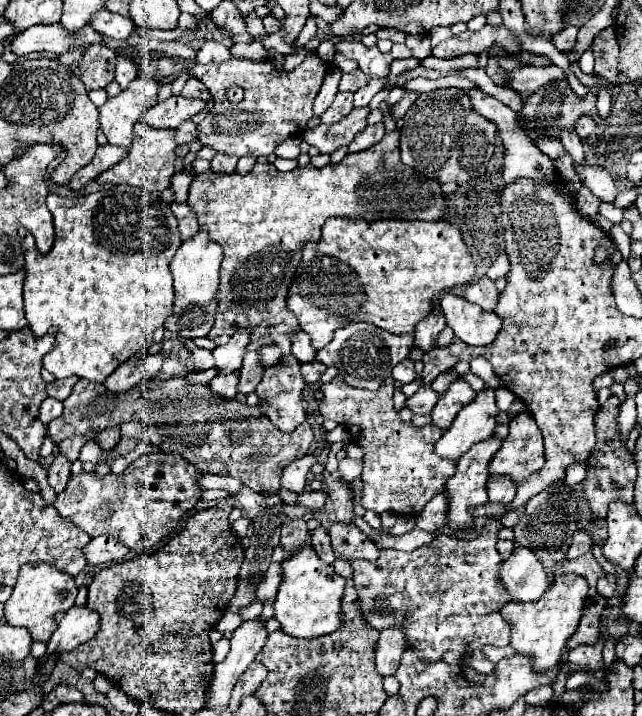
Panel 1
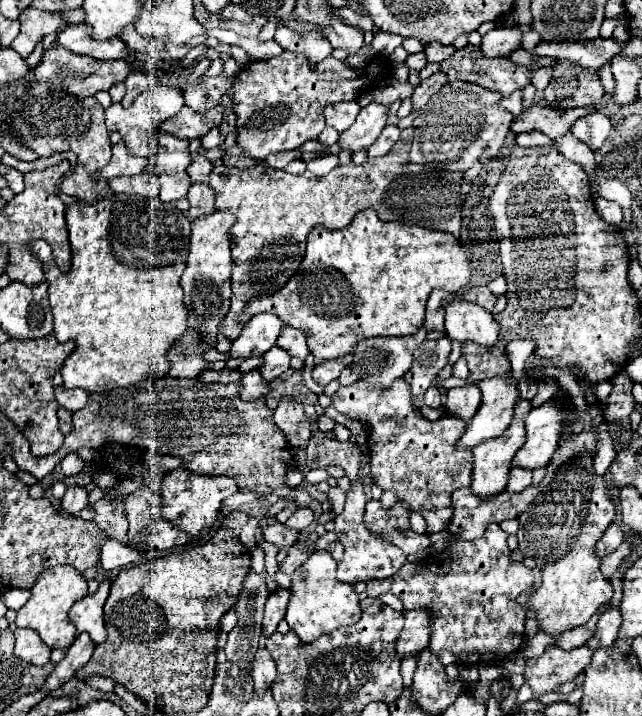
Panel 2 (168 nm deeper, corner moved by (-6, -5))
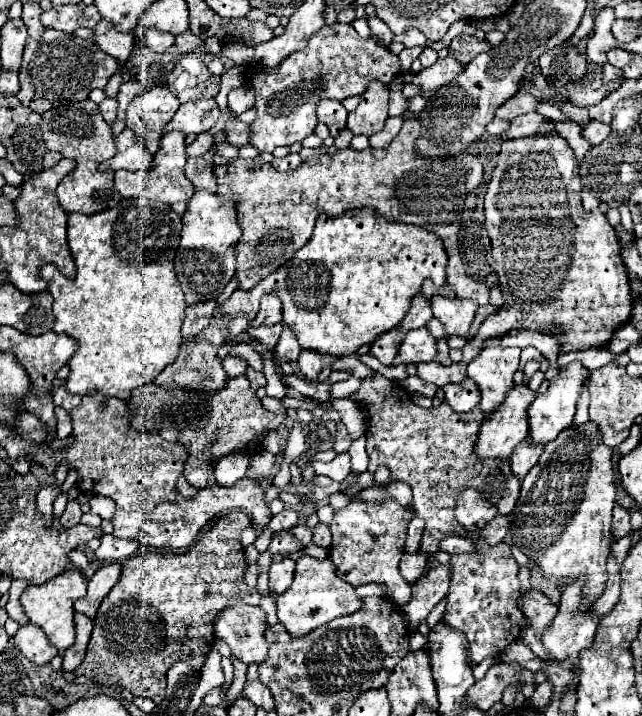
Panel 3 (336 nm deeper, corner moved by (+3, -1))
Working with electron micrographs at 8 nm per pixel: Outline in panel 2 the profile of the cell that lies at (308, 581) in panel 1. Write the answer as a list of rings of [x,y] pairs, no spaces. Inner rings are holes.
[[[312,552],[312,556],[292,574],[292,596],[286,610],[286,622],[298,634],[300,640],[312,642],[318,636],[332,632],[340,626],[350,626],[354,620],[360,620],[360,598],[350,584],[338,582],[336,578],[338,562],[328,556],[328,552]]]

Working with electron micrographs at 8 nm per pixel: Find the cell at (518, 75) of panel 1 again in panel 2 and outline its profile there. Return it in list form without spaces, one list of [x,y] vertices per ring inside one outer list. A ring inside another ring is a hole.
[[[472,44],[456,50],[442,62],[440,70],[448,74],[448,80],[468,80],[506,96],[530,84],[530,70],[526,66],[518,66],[508,58],[486,58],[480,46]]]

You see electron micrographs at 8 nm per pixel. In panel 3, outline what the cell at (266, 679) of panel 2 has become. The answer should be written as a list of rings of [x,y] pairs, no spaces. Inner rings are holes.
[[[235,604],[231,608],[225,608],[215,618],[215,636],[225,640],[233,652],[235,658],[239,658],[245,664],[261,664],[267,658],[267,642],[263,638],[265,632],[265,614],[259,606],[247,606],[247,604]]]

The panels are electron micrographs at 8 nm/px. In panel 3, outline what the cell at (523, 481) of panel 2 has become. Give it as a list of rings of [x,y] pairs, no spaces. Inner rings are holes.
[[[525,438],[523,442],[517,444],[515,452],[513,452],[511,458],[509,458],[509,462],[511,462],[511,472],[513,472],[519,480],[523,480],[523,476],[529,472],[529,468],[535,466],[535,462],[539,460],[541,452],[543,452],[543,446],[531,446],[531,444],[529,444],[529,438]]]

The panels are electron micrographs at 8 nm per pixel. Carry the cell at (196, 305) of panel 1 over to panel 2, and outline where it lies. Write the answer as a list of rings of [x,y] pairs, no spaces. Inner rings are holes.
[[[216,210],[212,214],[200,216],[192,220],[192,236],[190,236],[190,254],[186,262],[186,270],[182,274],[184,288],[184,304],[188,308],[188,328],[196,328],[208,336],[208,344],[216,346],[218,322],[230,310],[230,278],[232,278],[232,258],[230,258],[230,228],[234,226],[236,216],[228,210]]]

